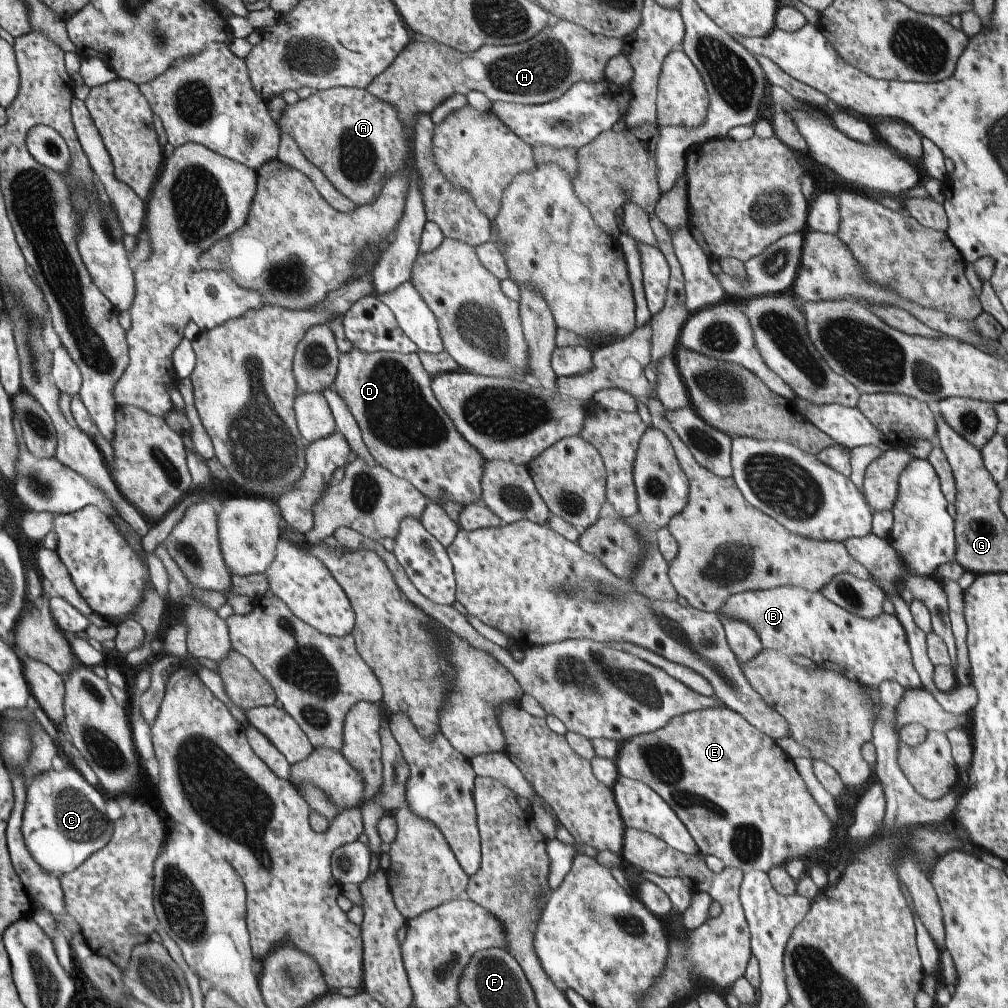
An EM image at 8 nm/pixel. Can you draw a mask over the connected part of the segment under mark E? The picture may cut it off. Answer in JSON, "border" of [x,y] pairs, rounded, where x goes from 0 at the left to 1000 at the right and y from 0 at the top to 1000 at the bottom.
{"border":[[[719,700],[684,705],[648,726],[627,730],[614,739],[609,757],[614,769],[639,776],[666,801],[690,835],[693,847],[707,848],[718,859],[761,865],[788,850],[798,852],[799,845],[817,840],[824,831],[826,817],[803,788],[786,753],[767,733]]]}

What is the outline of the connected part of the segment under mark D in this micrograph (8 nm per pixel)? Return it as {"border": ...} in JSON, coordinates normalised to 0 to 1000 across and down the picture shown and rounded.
{"border":[[[349,345],[346,349],[338,350],[335,353],[335,360],[333,363],[333,370],[329,379],[329,387],[336,391],[332,391],[333,395],[341,396],[345,403],[348,413],[352,416],[354,423],[357,427],[357,432],[360,440],[366,447],[366,450],[370,453],[370,456],[374,461],[383,464],[388,470],[391,470],[394,474],[398,473],[402,475],[406,480],[410,481],[423,495],[429,499],[436,500],[441,493],[450,496],[455,500],[461,502],[465,499],[475,498],[477,485],[476,485],[476,472],[478,464],[481,463],[481,456],[477,454],[477,451],[469,444],[454,429],[446,418],[446,415],[439,409],[438,403],[434,399],[434,396],[430,393],[427,386],[427,377],[425,369],[418,363],[416,354],[413,350],[398,351],[390,348],[374,348],[371,350],[363,350],[362,348]]]}

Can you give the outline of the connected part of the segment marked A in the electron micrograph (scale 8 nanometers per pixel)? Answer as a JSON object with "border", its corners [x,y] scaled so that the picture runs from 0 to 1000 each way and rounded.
{"border":[[[330,86],[310,90],[305,98],[284,103],[272,122],[277,133],[283,132],[291,137],[299,153],[322,174],[334,190],[353,205],[369,201],[377,191],[379,183],[397,169],[410,151],[410,143],[407,149],[405,131],[396,119],[393,107],[367,94],[362,88]]]}

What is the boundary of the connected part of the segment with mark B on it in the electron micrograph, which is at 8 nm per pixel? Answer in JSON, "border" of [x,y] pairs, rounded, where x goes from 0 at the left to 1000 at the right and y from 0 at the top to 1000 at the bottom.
{"border":[[[777,580],[725,590],[709,608],[713,613],[733,612],[736,616],[741,616],[749,624],[757,644],[770,645],[782,652],[797,650],[812,661],[825,662],[852,680],[869,684],[874,676],[885,675],[890,676],[897,685],[914,682],[905,658],[898,626],[887,609],[876,607],[867,614],[857,614],[836,605],[827,597],[820,595],[813,586],[803,587],[791,580]]]}

